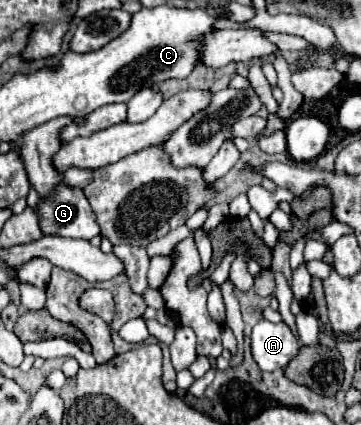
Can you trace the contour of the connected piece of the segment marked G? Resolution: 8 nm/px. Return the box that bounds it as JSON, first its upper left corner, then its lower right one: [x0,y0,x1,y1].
[36,182,100,240]

